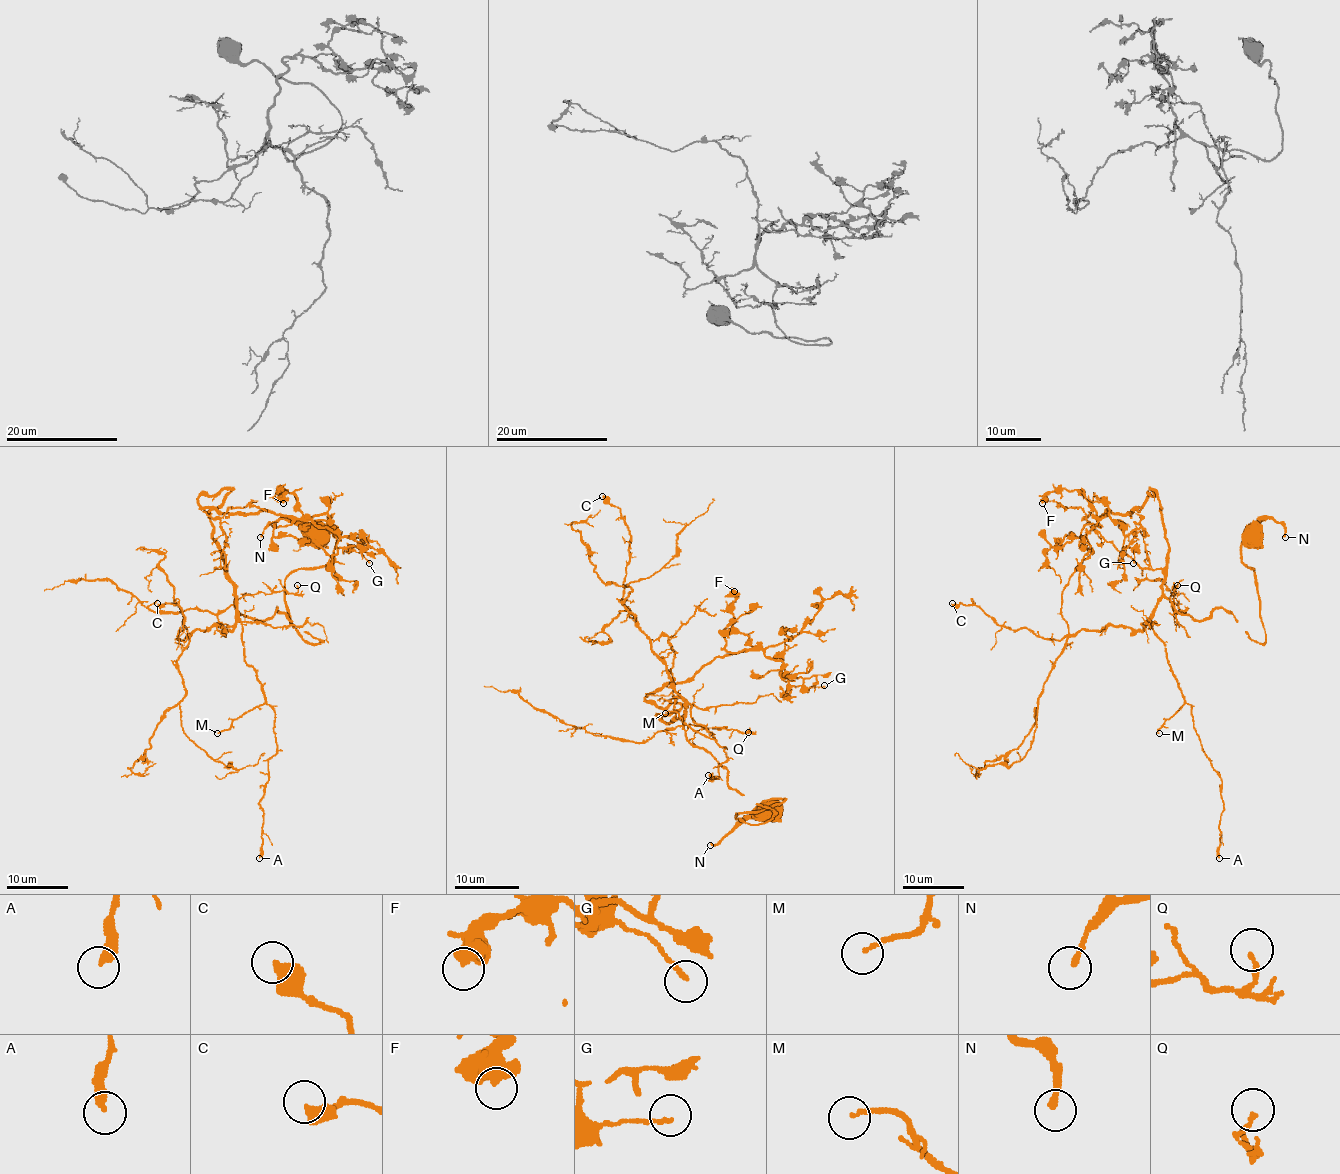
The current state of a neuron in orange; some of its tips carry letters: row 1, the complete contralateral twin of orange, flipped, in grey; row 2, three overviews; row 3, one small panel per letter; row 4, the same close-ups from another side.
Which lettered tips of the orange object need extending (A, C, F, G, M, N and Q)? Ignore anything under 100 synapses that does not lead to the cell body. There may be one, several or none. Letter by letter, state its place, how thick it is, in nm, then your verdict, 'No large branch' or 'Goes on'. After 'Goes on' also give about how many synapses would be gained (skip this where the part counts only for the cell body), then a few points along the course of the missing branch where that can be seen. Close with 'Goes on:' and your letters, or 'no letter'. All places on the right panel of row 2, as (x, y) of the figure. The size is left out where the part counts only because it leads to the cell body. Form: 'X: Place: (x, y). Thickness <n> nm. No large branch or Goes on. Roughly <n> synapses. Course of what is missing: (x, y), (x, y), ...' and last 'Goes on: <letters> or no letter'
A: Place: (1219, 858). Thickness 340 nm. No large branch
C: Place: (952, 603). Thickness 420 nm. No large branch
F: Place: (1042, 503). Thickness 440 nm. No large branch
G: Place: (1133, 563). Thickness 130 nm. No large branch
M: Place: (1159, 733). Thickness 140 nm. No large branch
N: Place: (1285, 537). Thickness 200 nm. No large branch
Q: Place: (1177, 585). Thickness 140 nm. No large branch
Goes on: no letter

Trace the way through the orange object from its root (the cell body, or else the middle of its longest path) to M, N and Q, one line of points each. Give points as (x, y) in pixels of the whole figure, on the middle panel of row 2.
M: (773, 809), (784, 800), (737, 819), (761, 824), (773, 811), (689, 742), (689, 705), (715, 738), (665, 713)
N: (773, 809), (744, 817), (718, 843), (710, 845)
Q: (773, 809), (773, 800), (784, 800), (737, 819), (761, 824), (773, 811), (737, 793), (683, 727), (748, 732)

